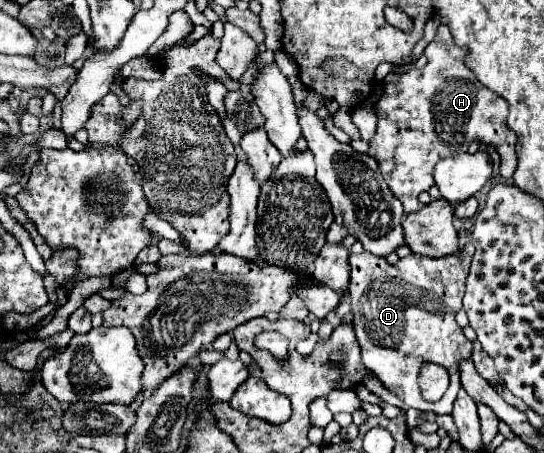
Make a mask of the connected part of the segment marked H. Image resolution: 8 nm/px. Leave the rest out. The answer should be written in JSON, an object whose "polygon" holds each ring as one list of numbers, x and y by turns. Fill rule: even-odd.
{"polygon":[[441,25,425,49,427,65,423,69,389,73,385,77,383,95,375,105,377,131,369,141,367,155,379,163,391,193,403,203,405,215,423,207,417,197,435,185,435,165,445,157,465,153,473,141,495,147,501,157,499,173,503,179,511,179,515,171,517,137,505,123,507,103,477,81,475,73,463,63,465,53,467,49,453,43,449,27]]}

